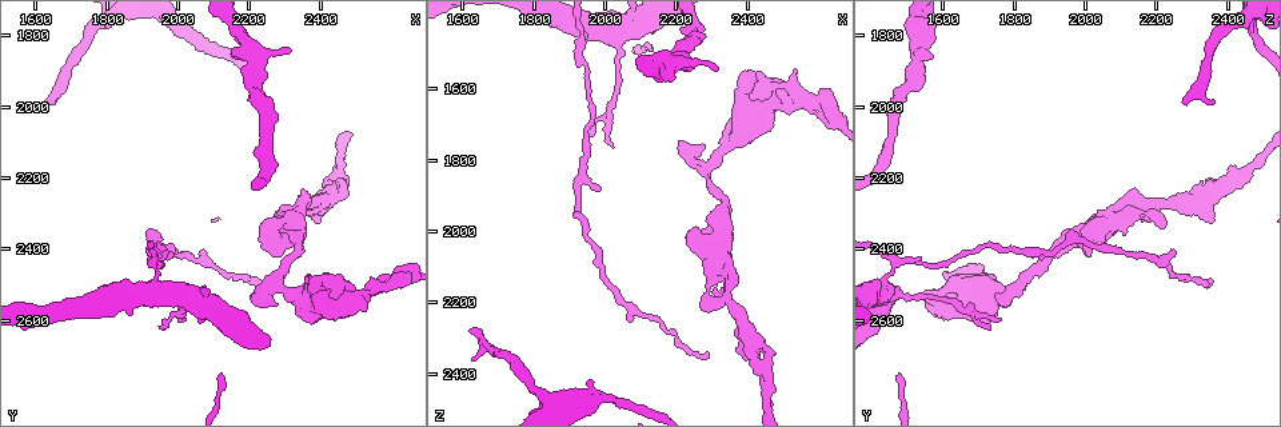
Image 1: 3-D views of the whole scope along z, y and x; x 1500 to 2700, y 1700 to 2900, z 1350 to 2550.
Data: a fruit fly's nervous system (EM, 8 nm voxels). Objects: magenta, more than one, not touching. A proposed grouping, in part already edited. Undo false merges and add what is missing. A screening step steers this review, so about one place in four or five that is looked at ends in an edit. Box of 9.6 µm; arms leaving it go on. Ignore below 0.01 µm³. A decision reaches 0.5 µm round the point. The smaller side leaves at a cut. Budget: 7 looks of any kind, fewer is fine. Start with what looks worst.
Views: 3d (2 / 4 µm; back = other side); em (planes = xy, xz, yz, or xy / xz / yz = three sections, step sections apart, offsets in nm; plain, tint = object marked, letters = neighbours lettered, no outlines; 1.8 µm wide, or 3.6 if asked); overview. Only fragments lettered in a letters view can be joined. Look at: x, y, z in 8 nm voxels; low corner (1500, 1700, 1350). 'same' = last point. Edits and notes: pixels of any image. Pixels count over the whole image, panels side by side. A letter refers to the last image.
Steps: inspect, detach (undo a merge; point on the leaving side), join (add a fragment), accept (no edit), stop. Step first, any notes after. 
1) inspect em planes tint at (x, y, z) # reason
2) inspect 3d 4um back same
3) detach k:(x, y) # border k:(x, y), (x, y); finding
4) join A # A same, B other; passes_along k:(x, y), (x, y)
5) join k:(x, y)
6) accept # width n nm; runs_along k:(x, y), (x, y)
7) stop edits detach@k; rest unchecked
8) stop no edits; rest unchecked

inspect em planes letters at (1630, 1990, 2270)

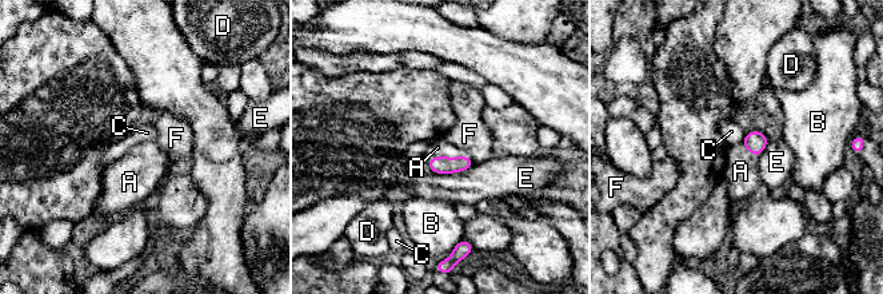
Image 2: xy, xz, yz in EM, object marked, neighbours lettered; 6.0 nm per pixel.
join A # A same, B other, C other, D other, E other, F other; passes_along 2:(440, 165), (446, 158), (438, 147); it goes on there

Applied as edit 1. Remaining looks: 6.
inspect 3d 4um at (2310, 2330, 2070) # abrupt turn

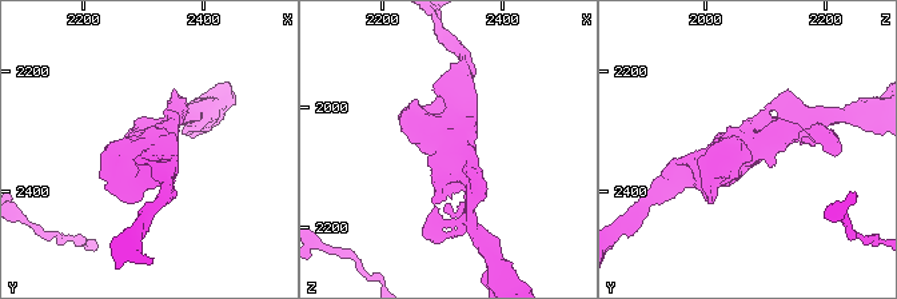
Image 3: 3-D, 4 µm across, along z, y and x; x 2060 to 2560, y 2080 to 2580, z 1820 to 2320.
inspect em 3.6um yz step 8 tint at (2315, 2330, 2070)

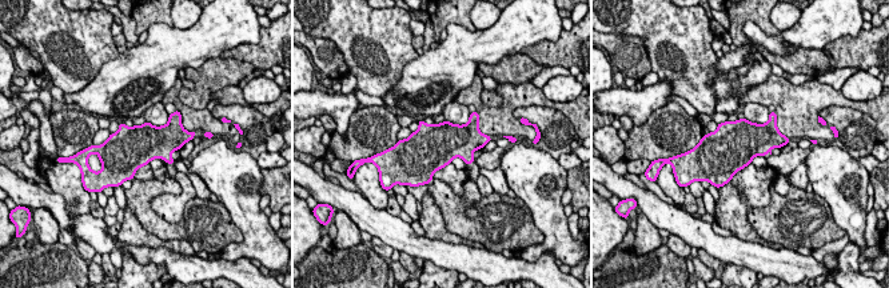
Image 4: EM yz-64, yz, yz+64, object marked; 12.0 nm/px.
inspect em 3.6um planes letters same

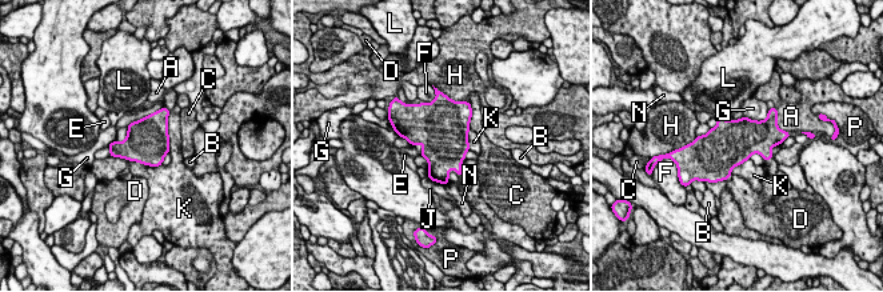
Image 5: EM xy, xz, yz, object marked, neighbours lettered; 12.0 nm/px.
accept # A other, B other, C other, D other, E other, F other, G other, H other, J other, K other, L other, N other, P other; border 5:(110, 155), (151, 166), (162, 164); continuous, no second cell

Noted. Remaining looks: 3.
inspect em planes letters at (2320, 1840, 1550) # an open end

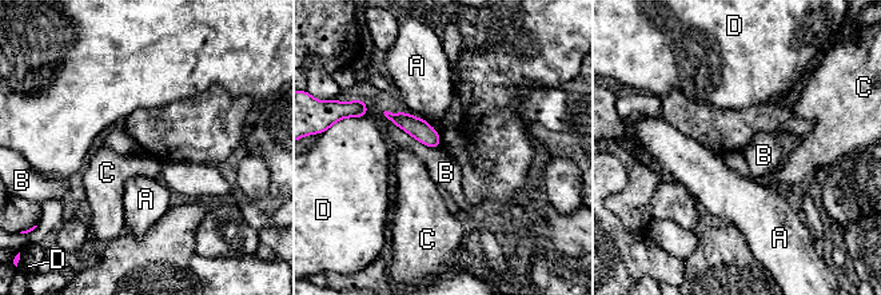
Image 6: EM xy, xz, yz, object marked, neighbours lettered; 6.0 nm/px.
accept # width 120 nm; A other, B other, C other, D other; runs_along 6:(391, 116), (417, 127), (437, 144); none of them fits

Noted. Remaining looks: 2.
stop edits join@2; rest unchecked

